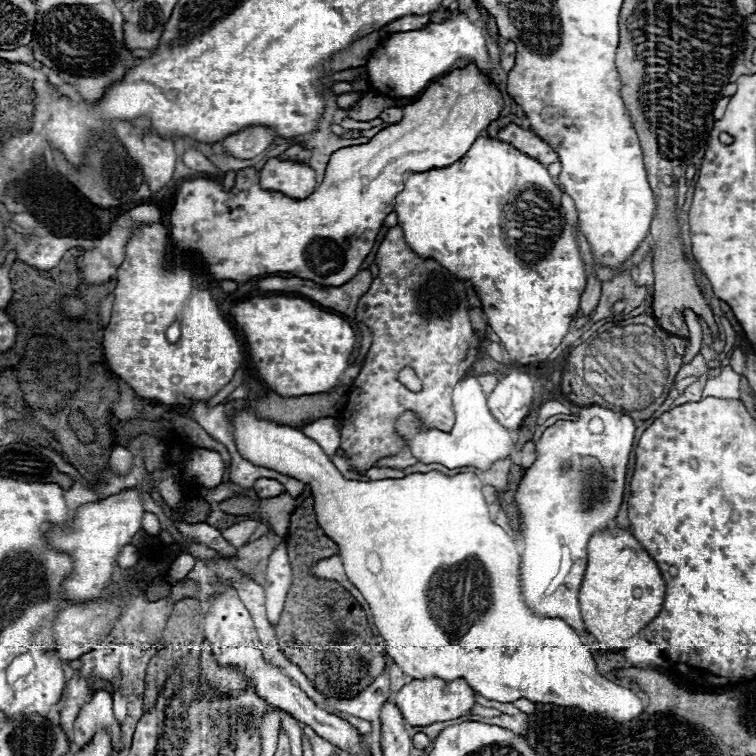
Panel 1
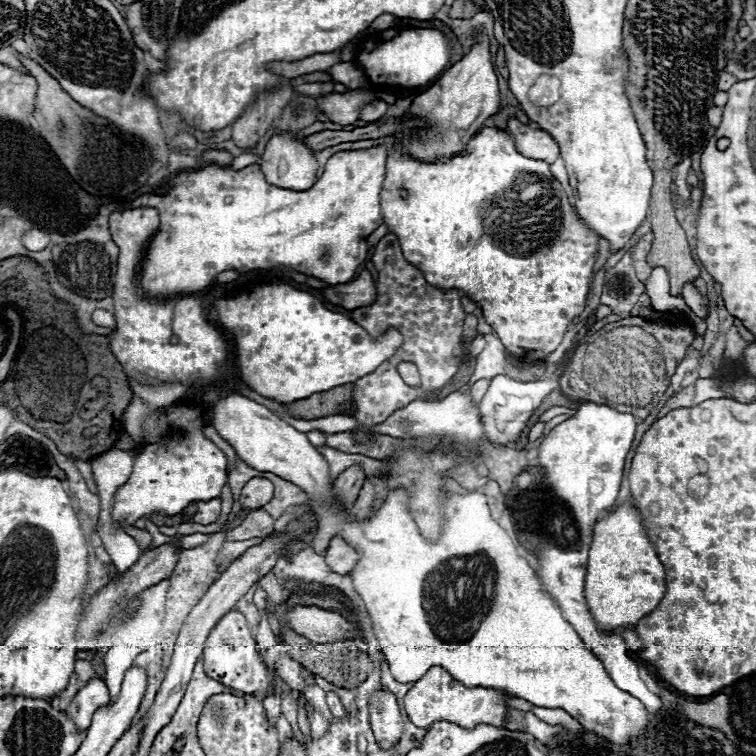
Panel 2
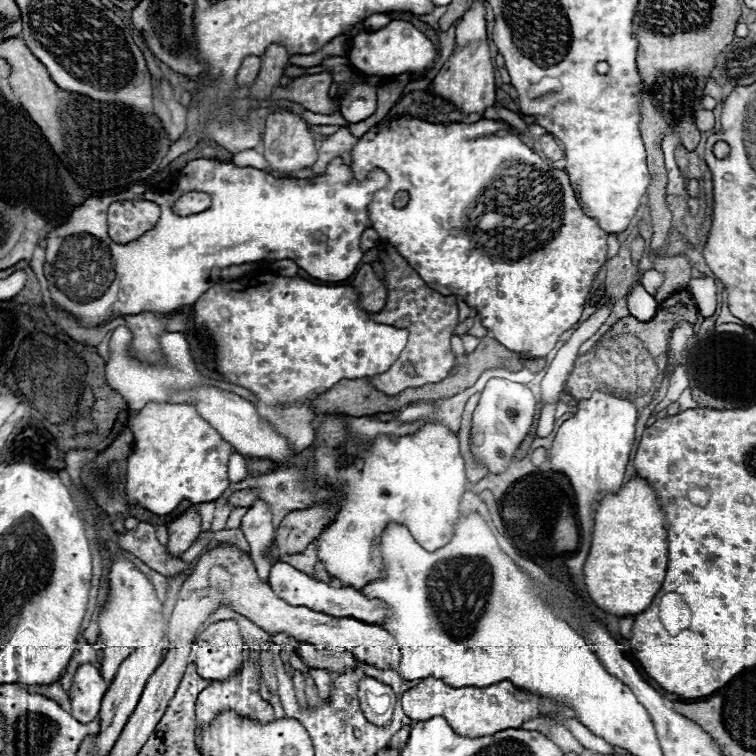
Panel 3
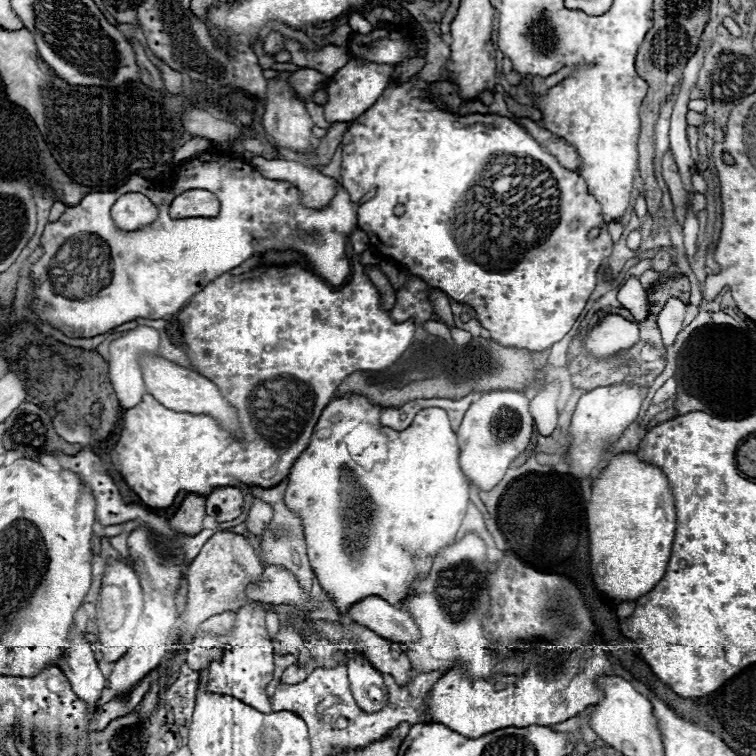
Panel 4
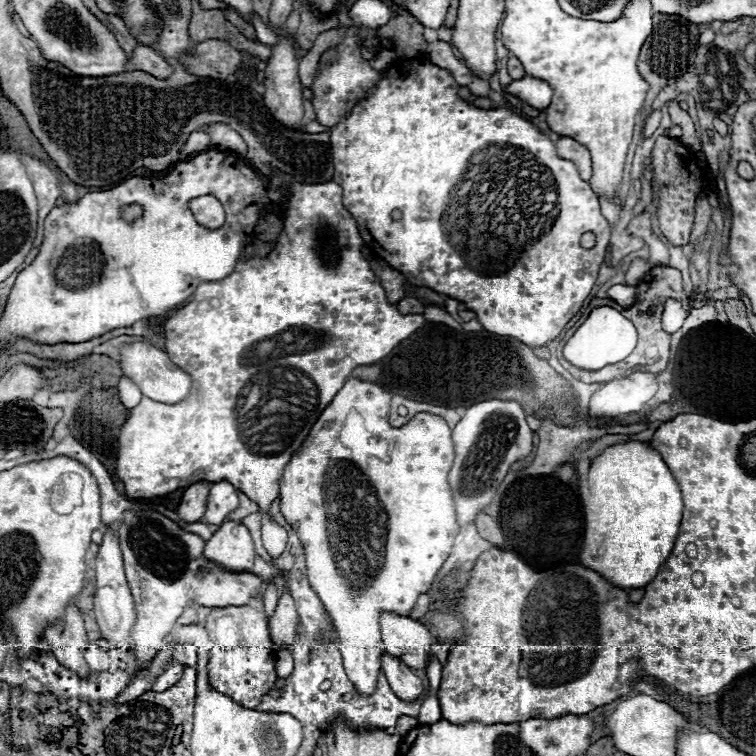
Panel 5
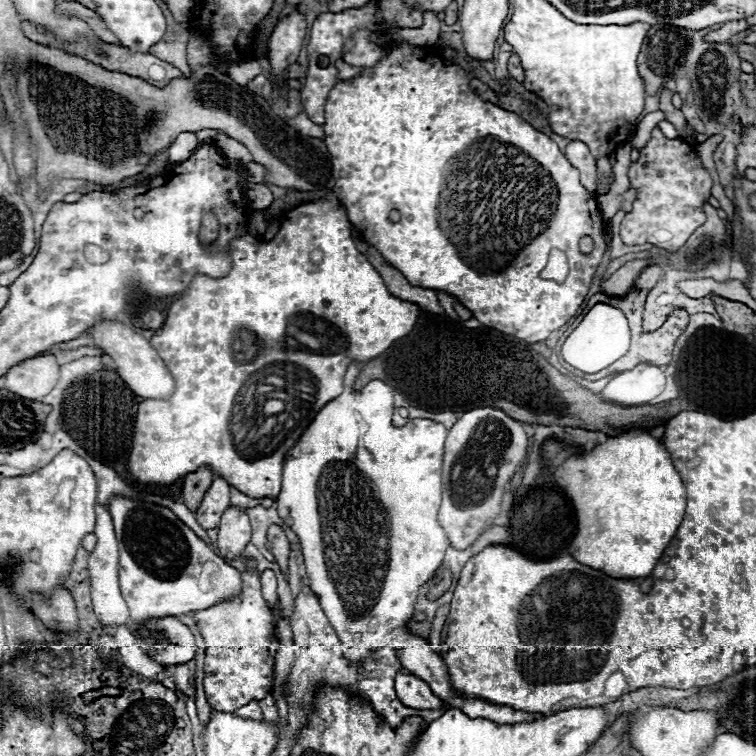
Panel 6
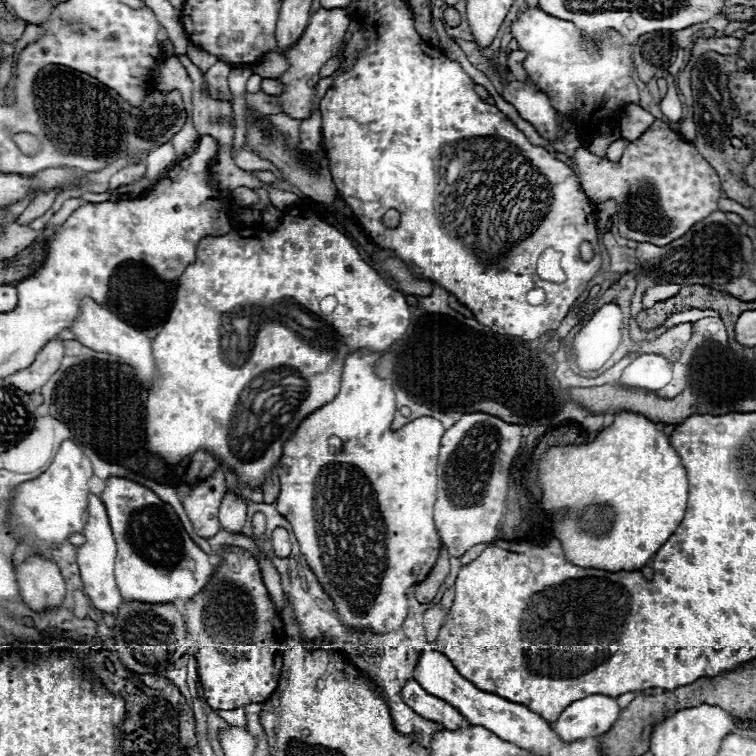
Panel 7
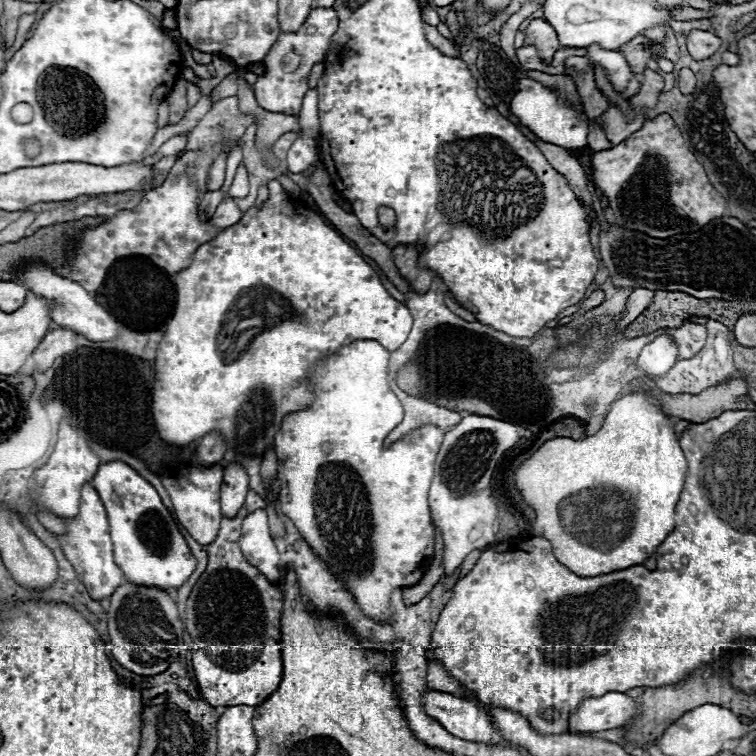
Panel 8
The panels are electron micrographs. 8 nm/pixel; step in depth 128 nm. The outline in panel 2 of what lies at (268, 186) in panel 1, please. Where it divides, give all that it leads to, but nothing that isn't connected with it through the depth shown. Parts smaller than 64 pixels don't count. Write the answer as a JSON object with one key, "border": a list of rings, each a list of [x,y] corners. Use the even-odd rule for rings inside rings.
{"border":[[[294,132],[274,134],[260,158],[266,180],[278,188],[306,190],[316,180],[318,160]]]}

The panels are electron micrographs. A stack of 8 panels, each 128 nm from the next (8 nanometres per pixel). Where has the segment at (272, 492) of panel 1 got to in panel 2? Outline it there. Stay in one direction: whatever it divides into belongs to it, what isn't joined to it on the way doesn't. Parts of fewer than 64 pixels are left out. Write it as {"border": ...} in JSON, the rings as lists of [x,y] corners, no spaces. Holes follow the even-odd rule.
{"border":[[[252,478],[240,494],[240,504],[246,510],[256,510],[262,508],[270,498],[272,498],[272,482],[266,478]]]}

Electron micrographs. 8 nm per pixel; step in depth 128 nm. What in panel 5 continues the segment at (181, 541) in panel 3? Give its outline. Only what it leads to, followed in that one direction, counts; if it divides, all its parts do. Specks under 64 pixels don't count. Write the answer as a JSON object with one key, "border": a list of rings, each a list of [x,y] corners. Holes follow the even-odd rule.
{"border":[[[194,482],[184,490],[182,502],[178,506],[180,518],[186,522],[198,522],[206,512],[206,498],[210,492],[210,482]]]}

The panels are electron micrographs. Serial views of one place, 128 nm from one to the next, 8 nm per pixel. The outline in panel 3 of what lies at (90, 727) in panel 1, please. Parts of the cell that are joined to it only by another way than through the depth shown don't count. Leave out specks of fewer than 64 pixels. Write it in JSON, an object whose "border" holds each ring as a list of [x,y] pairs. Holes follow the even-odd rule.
{"border":[[[80,664],[74,672],[70,688],[72,716],[82,724],[92,722],[100,712],[100,704],[106,690],[108,682],[102,678],[98,668],[94,664]]]}

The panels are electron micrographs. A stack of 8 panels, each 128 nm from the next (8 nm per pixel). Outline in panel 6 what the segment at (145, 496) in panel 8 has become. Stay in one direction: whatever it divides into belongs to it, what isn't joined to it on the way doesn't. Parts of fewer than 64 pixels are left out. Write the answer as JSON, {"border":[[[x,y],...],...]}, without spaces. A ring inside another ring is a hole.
{"border":[[[114,496],[108,502],[108,510],[120,546],[118,584],[134,624],[142,624],[146,618],[180,616],[184,612],[204,610],[220,600],[240,594],[240,572],[216,556],[212,548],[180,522],[170,508]]]}

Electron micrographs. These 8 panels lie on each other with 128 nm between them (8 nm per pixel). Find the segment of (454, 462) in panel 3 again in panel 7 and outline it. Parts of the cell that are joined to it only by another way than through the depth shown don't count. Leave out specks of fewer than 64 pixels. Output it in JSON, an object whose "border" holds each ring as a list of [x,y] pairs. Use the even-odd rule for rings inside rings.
{"border":[[[360,348],[352,354],[348,354],[346,360],[344,360],[344,368],[342,368],[342,382],[340,382],[338,396],[334,400],[330,400],[328,404],[324,404],[322,408],[318,408],[316,412],[312,412],[308,418],[304,418],[300,422],[300,426],[296,428],[296,432],[292,432],[290,438],[284,442],[282,456],[278,460],[280,496],[276,500],[276,506],[278,506],[278,512],[292,524],[294,534],[300,542],[300,550],[302,550],[304,558],[308,560],[308,566],[316,572],[320,584],[324,584],[324,590],[332,596],[340,620],[344,620],[344,624],[348,624],[350,628],[386,634],[386,632],[392,632],[392,630],[402,626],[402,622],[408,614],[406,592],[414,584],[420,584],[438,560],[440,538],[438,538],[438,532],[436,532],[434,522],[432,522],[432,506],[436,502],[436,460],[438,460],[438,446],[440,446],[440,438],[444,434],[444,426],[436,418],[422,416],[416,422],[410,422],[396,432],[390,430],[390,422],[392,422],[394,412],[396,412],[396,398],[394,398],[394,390],[392,390],[392,386],[394,386],[392,380],[382,380],[374,372],[380,358],[382,358],[382,352],[370,352],[366,348]]]}

